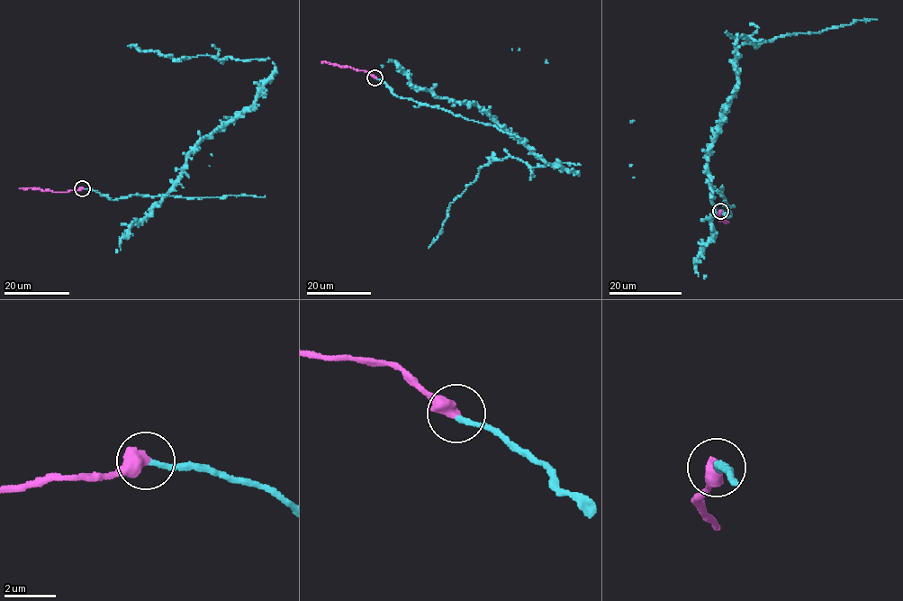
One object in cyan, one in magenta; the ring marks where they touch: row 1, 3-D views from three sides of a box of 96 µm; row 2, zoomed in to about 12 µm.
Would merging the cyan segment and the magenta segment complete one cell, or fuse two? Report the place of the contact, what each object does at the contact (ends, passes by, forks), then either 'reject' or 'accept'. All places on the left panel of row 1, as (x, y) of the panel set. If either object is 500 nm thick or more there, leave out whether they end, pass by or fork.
(82, 188) | accept

